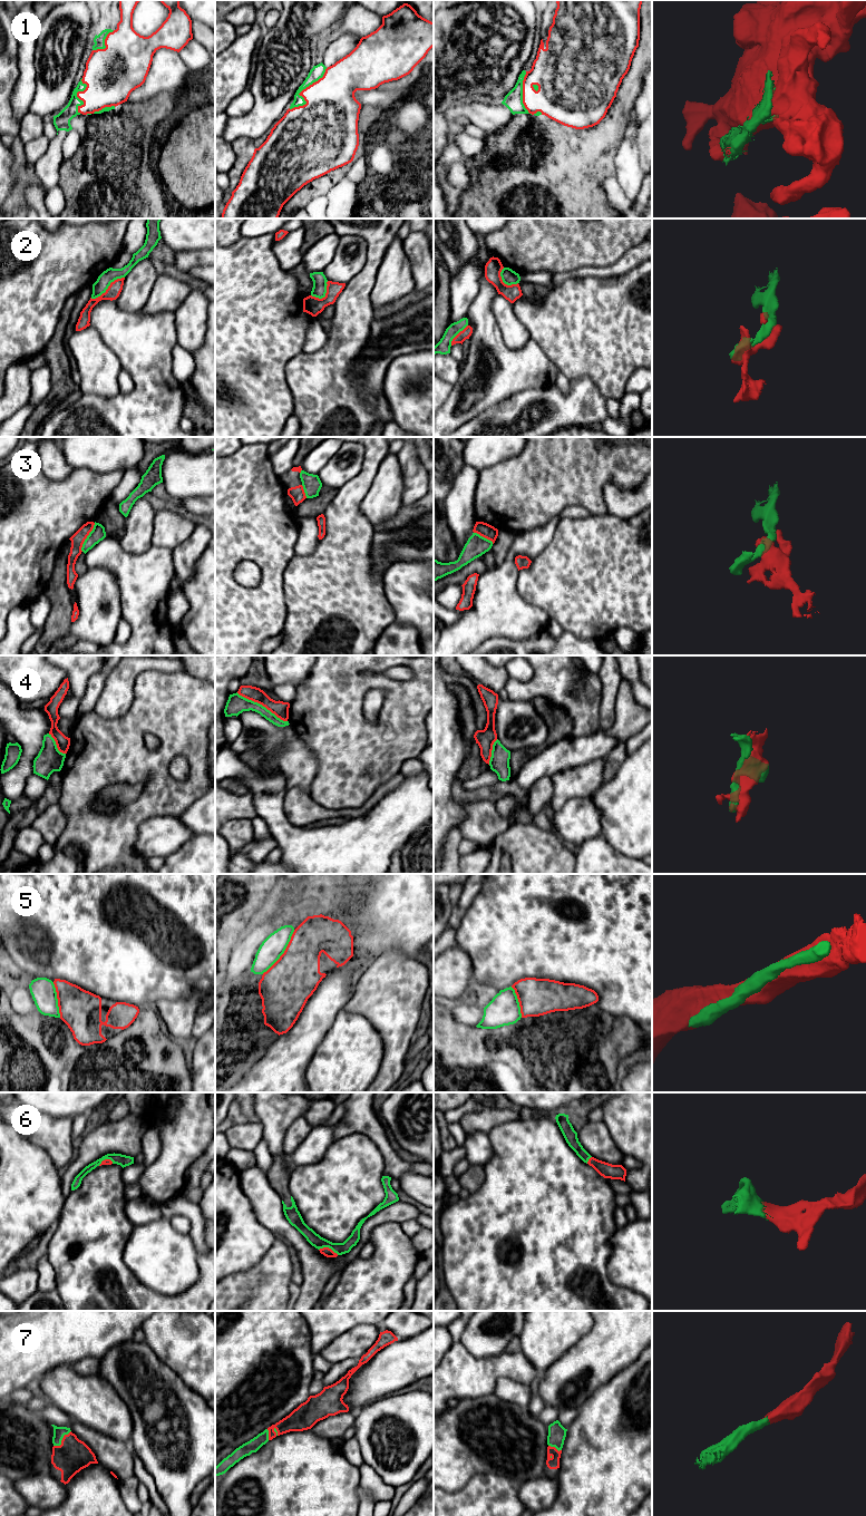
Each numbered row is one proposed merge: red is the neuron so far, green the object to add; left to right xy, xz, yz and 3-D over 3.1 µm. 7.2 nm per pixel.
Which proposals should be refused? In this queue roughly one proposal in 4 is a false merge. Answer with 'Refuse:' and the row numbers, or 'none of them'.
Refuse: 1, 2, 3, 4, 5

